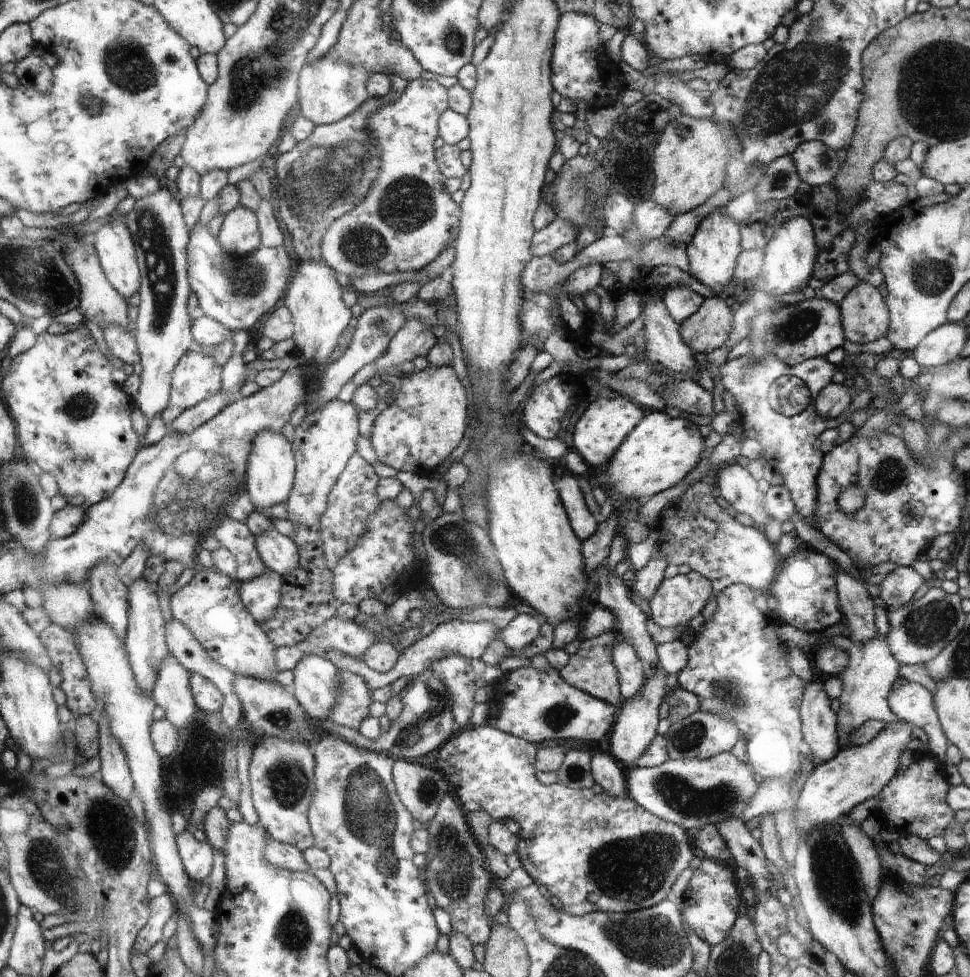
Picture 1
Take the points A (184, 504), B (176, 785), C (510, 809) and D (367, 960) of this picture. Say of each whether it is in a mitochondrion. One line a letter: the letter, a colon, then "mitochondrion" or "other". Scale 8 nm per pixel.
A: mitochondrion
B: other
C: other
D: other

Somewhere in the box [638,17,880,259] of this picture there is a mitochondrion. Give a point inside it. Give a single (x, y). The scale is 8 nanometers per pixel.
(797, 84)

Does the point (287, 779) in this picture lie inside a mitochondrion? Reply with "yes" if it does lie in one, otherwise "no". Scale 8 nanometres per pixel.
yes

